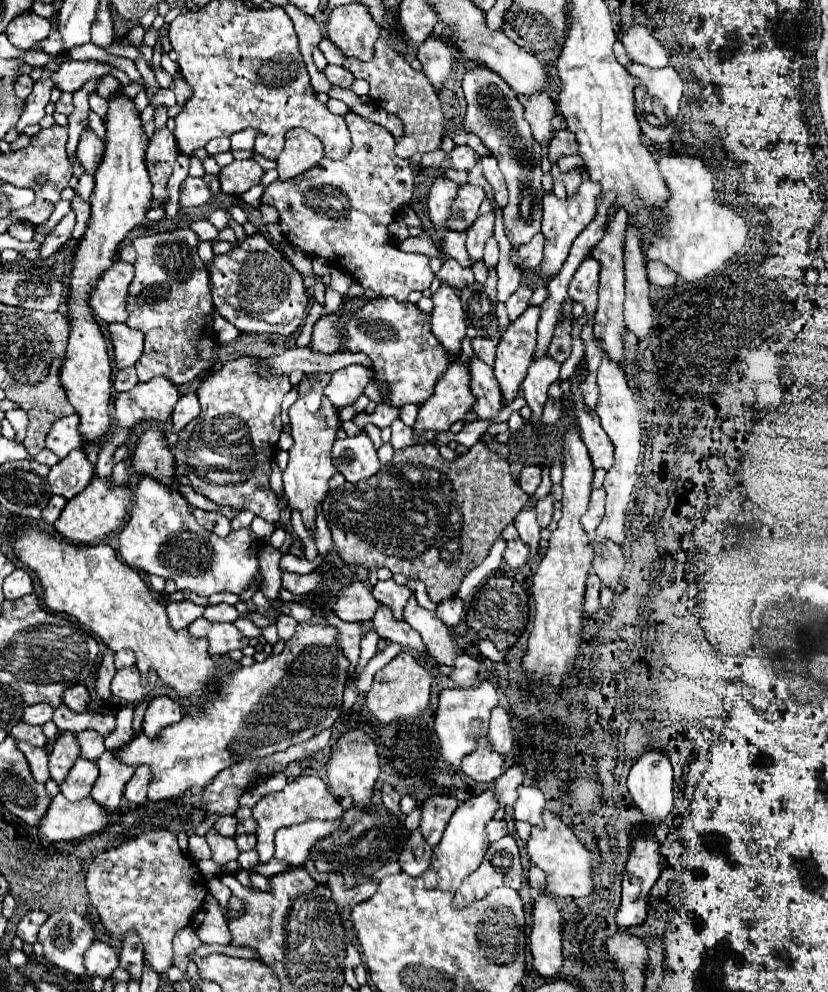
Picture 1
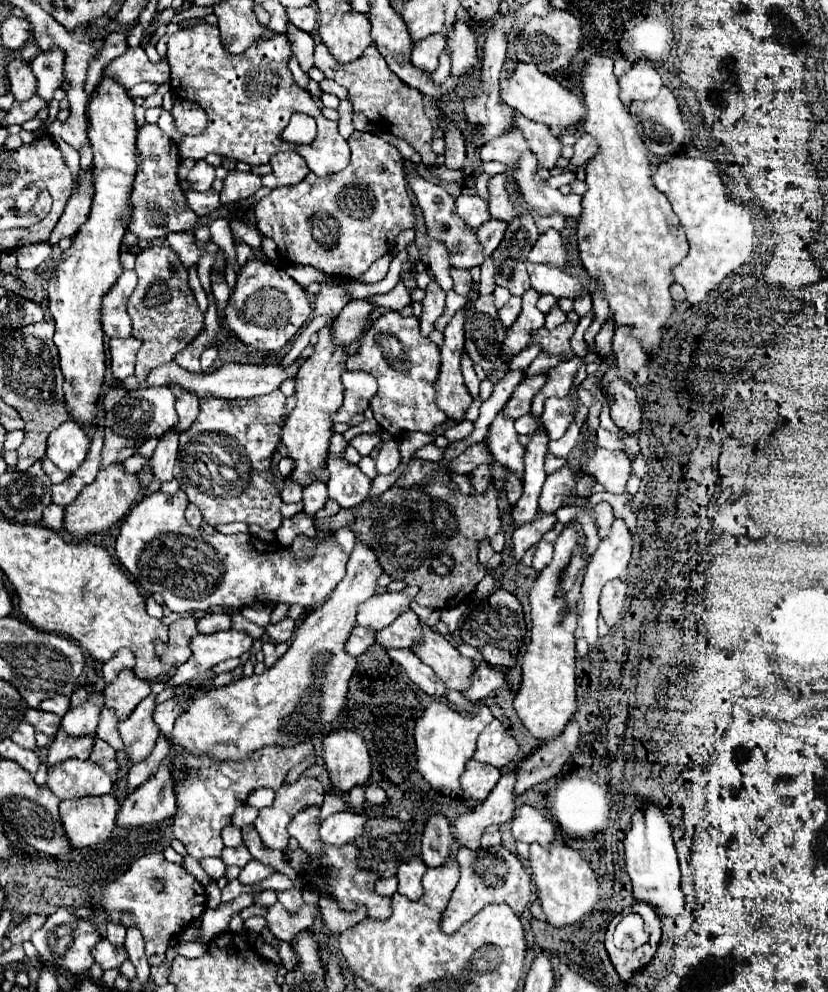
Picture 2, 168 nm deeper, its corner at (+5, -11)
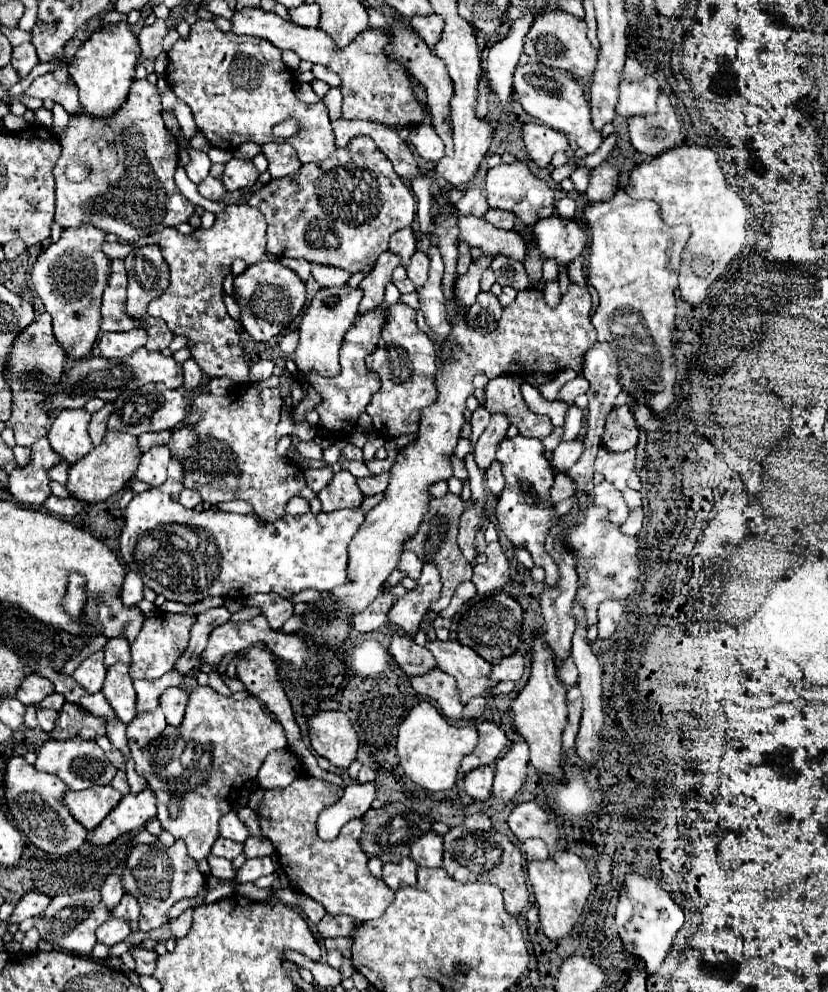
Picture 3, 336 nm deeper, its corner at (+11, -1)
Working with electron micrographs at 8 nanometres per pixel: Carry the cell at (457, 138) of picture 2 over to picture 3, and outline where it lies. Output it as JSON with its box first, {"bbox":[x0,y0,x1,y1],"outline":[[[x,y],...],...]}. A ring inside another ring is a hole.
{"bbox":[386,19,454,155],"outline":[[[392,19],[392,25],[390,29],[386,31],[386,37],[388,37],[388,43],[386,43],[386,57],[388,59],[394,59],[398,61],[420,85],[424,85],[426,89],[426,95],[428,95],[428,111],[430,111],[430,117],[432,117],[432,127],[436,129],[436,133],[440,135],[440,139],[444,141],[446,145],[446,155],[452,155],[454,153],[454,143],[452,143],[452,123],[450,123],[450,109],[448,109],[448,103],[454,95],[454,87],[452,87],[452,79],[446,71],[446,65],[428,49],[428,45],[410,29],[408,21],[406,19]]]}

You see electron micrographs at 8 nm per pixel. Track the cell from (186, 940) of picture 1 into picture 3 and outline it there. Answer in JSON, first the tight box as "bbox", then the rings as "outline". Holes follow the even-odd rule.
{"bbox":[132,949,158,975],"outline":[[[134,949],[132,957],[136,961],[136,973],[138,975],[152,975],[154,973],[154,963],[158,959],[156,951],[144,951],[144,949]]]}

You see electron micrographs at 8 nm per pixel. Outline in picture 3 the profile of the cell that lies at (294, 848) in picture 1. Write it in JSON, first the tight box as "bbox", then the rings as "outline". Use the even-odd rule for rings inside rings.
{"bbox":[318,783,376,839],"outline":[[[352,783],[344,789],[342,799],[338,799],[334,805],[326,807],[318,815],[318,823],[322,829],[322,839],[334,839],[344,823],[352,819],[360,819],[376,799],[376,787],[374,783]]]}

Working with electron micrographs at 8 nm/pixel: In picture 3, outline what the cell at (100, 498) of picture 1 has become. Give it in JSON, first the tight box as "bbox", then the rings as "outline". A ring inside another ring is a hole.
{"bbox":[66,431,140,503],"outline":[[[108,431],[106,437],[102,439],[102,445],[92,449],[86,457],[82,457],[78,463],[70,465],[68,469],[68,483],[66,489],[74,499],[82,499],[82,503],[102,503],[116,493],[120,493],[130,479],[134,477],[138,463],[140,463],[140,449],[136,445],[136,437]]]}

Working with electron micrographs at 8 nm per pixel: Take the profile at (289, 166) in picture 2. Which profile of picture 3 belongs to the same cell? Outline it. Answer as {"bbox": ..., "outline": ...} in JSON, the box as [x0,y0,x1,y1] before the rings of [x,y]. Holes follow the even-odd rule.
{"bbox":[262,143,302,177],"outline":[[[266,143],[262,147],[262,153],[270,163],[268,171],[272,177],[290,177],[302,167],[294,147],[290,147],[288,143]]]}

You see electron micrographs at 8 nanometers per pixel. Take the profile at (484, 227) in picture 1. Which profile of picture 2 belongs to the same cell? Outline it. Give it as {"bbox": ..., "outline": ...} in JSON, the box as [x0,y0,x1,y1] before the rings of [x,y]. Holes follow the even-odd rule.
{"bbox":[478,219,508,255],"outline":[[[490,219],[478,229],[480,243],[484,245],[484,249],[488,249],[488,255],[500,245],[500,241],[502,241],[502,237],[506,233],[506,227],[508,227],[508,223],[498,221],[498,219]]]}

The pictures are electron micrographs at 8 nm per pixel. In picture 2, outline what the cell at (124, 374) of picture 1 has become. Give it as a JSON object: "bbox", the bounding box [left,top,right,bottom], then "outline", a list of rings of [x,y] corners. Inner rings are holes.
{"bbox":[102,389,124,411],"outline":[[[110,389],[104,397],[102,397],[102,409],[104,411],[110,411],[112,409],[112,405],[120,399],[120,397],[124,397],[124,389]]]}

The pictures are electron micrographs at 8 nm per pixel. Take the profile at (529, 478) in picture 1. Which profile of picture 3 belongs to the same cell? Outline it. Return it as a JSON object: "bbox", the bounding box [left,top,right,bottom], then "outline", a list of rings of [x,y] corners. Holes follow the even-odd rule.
{"bbox":[486,461,506,495],"outline":[[[494,461],[488,469],[486,469],[486,487],[494,493],[494,495],[500,495],[500,491],[504,491],[506,487],[506,481],[504,481],[504,475],[502,475],[502,467],[498,461]]]}

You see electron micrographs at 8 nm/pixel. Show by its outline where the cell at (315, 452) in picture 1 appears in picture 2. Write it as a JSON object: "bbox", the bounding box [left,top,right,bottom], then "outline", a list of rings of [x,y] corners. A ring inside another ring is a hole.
{"bbox":[282,325,346,487],"outline":[[[326,325],[318,331],[318,343],[314,353],[300,365],[296,375],[296,407],[288,415],[282,429],[282,443],[288,449],[290,457],[296,461],[294,473],[290,475],[302,487],[310,485],[314,479],[310,473],[318,467],[326,467],[328,443],[332,437],[332,415],[340,409],[344,397],[342,385],[342,363],[346,359],[346,347],[332,341],[332,325]]]}

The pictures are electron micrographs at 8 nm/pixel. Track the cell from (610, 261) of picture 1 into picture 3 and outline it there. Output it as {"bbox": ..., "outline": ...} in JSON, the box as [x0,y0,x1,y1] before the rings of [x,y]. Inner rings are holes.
{"bbox":[602,405,638,451],"outline":[[[628,405],[614,407],[606,417],[602,445],[610,451],[626,451],[638,443],[638,425]]]}

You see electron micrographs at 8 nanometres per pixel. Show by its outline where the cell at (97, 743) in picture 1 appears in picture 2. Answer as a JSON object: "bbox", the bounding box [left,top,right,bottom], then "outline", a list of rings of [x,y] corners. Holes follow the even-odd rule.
{"bbox":[90,739,118,773],"outline":[[[96,739],[94,743],[94,749],[90,753],[90,759],[100,763],[104,767],[104,771],[108,773],[114,773],[118,769],[118,761],[116,761],[116,751],[102,739]]]}

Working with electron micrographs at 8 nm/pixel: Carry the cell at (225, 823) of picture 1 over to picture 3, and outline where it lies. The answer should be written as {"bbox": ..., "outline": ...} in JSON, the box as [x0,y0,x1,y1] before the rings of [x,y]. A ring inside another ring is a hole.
{"bbox":[220,811,248,843],"outline":[[[230,811],[228,815],[224,815],[220,819],[220,835],[238,843],[244,843],[248,837],[248,829],[244,827],[244,823],[240,823],[236,811]]]}

